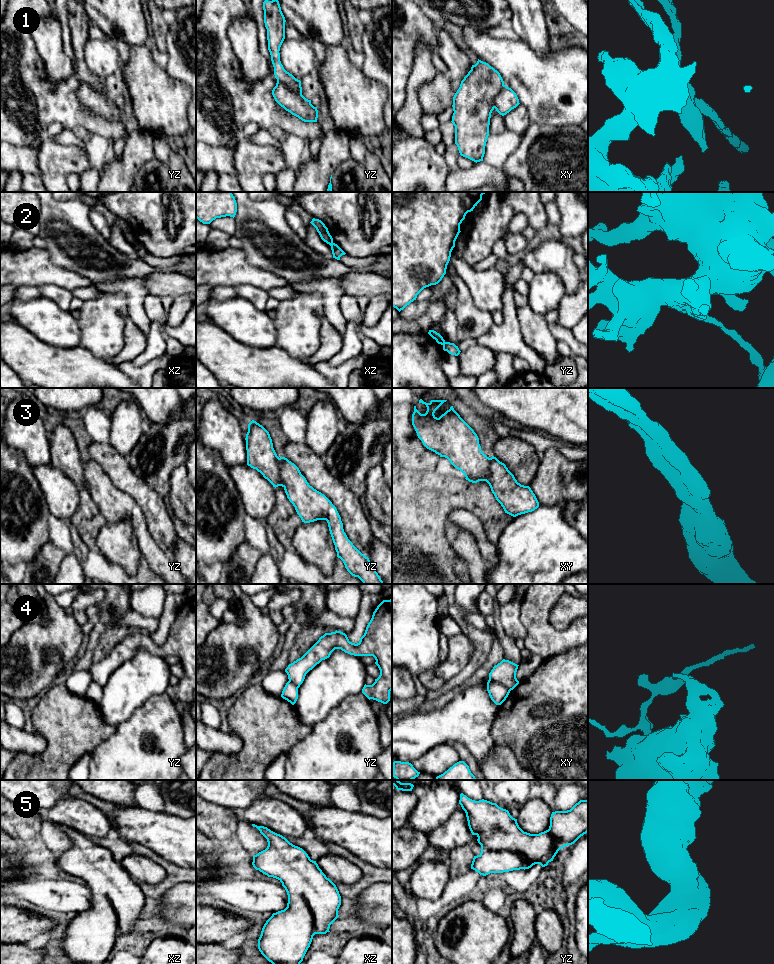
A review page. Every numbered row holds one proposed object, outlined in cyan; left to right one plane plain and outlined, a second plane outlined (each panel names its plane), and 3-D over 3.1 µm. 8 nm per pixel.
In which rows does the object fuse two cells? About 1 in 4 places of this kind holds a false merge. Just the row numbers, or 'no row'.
2, 4

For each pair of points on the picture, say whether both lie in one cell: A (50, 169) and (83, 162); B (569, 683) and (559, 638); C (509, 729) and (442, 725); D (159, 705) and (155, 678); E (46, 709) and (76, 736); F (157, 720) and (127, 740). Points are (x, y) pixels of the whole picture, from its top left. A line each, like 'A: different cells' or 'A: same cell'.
A: same cell
B: different cells
C: different cells
D: different cells
E: same cell
F: same cell

